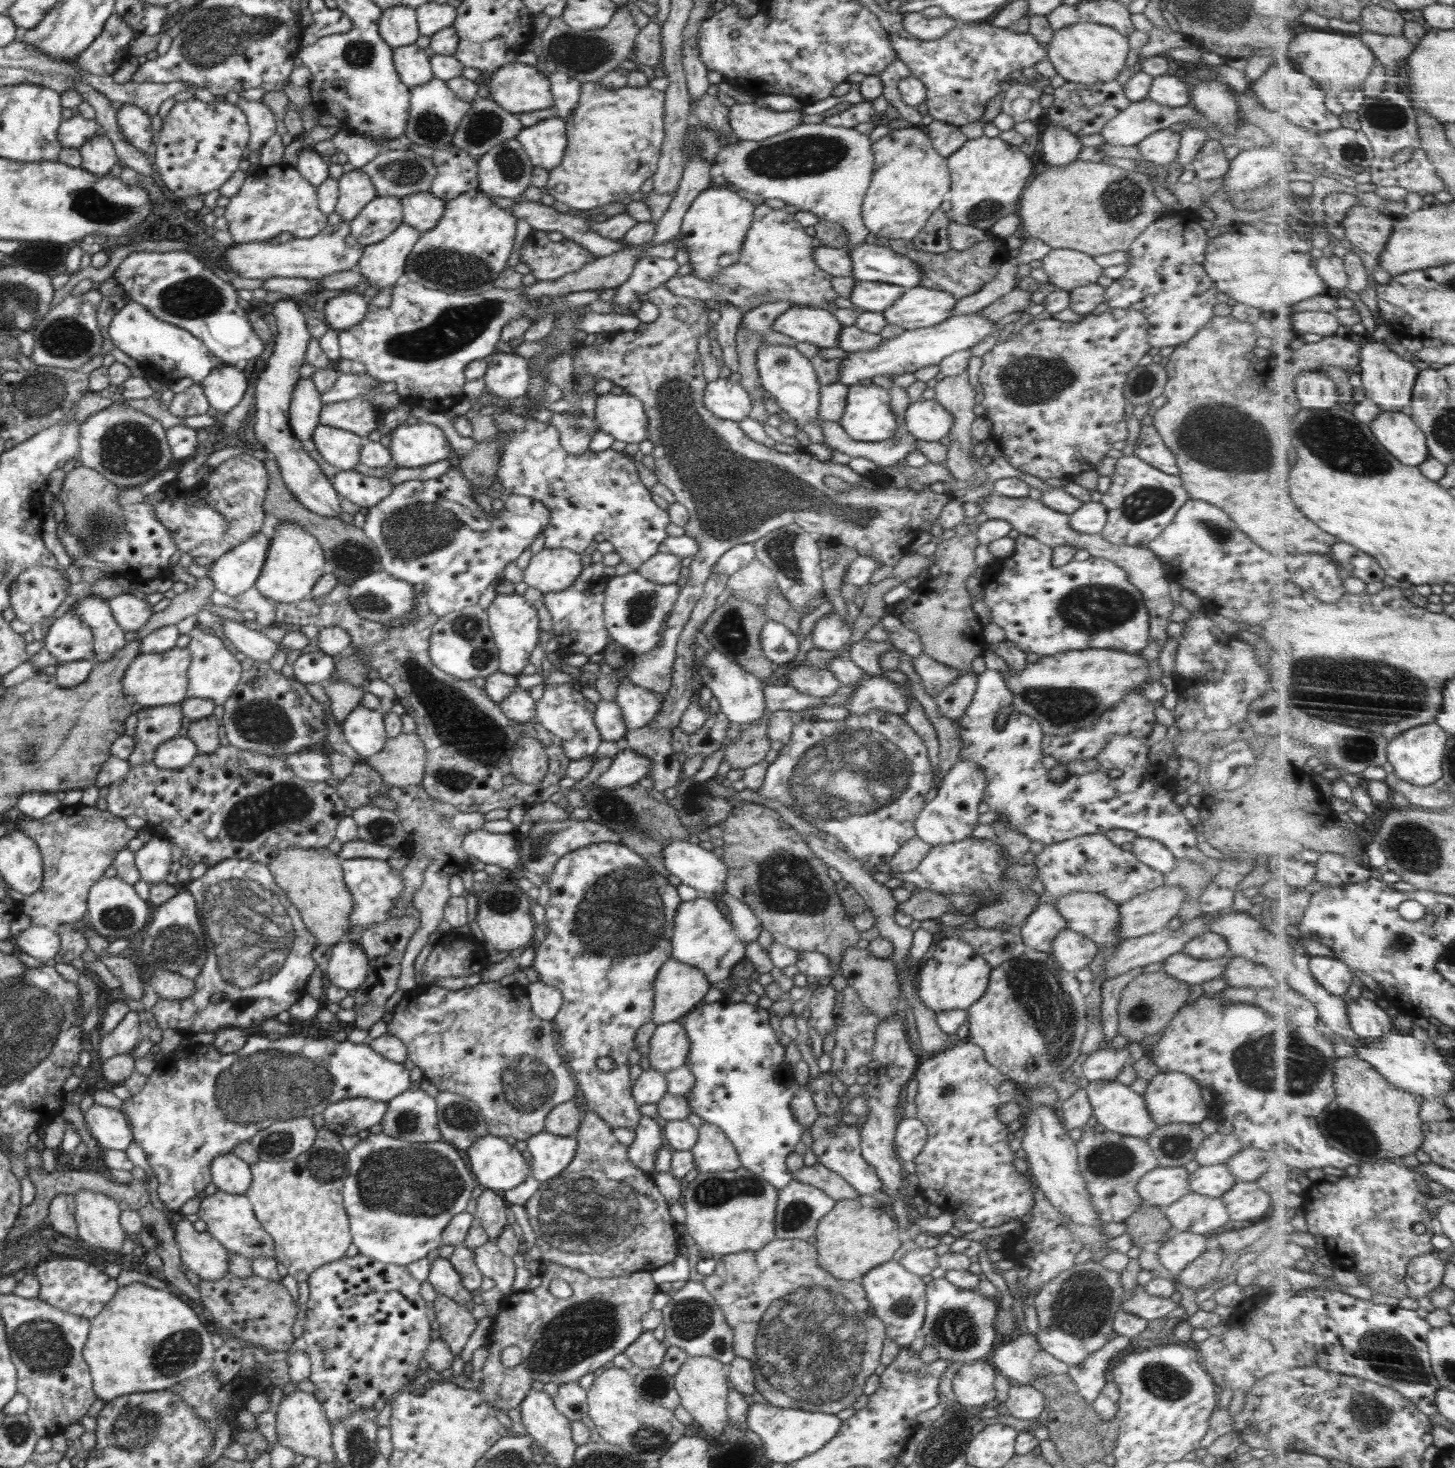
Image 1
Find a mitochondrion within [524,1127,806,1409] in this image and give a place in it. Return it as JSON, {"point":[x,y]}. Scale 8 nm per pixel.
{"point":[592,1210]}

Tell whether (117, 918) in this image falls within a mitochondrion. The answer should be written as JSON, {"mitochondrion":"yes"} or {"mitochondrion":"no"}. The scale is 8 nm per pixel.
{"mitochondrion":"yes"}

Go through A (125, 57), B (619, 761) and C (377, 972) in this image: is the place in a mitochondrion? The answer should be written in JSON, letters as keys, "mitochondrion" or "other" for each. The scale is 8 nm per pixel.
{"A":"other","B":"other","C":"other"}

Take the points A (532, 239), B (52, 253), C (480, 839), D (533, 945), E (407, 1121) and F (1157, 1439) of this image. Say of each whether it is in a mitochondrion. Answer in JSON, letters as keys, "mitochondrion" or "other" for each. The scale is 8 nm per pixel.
{"A":"other","B":"other","C":"other","D":"other","E":"mitochondrion","F":"other"}

